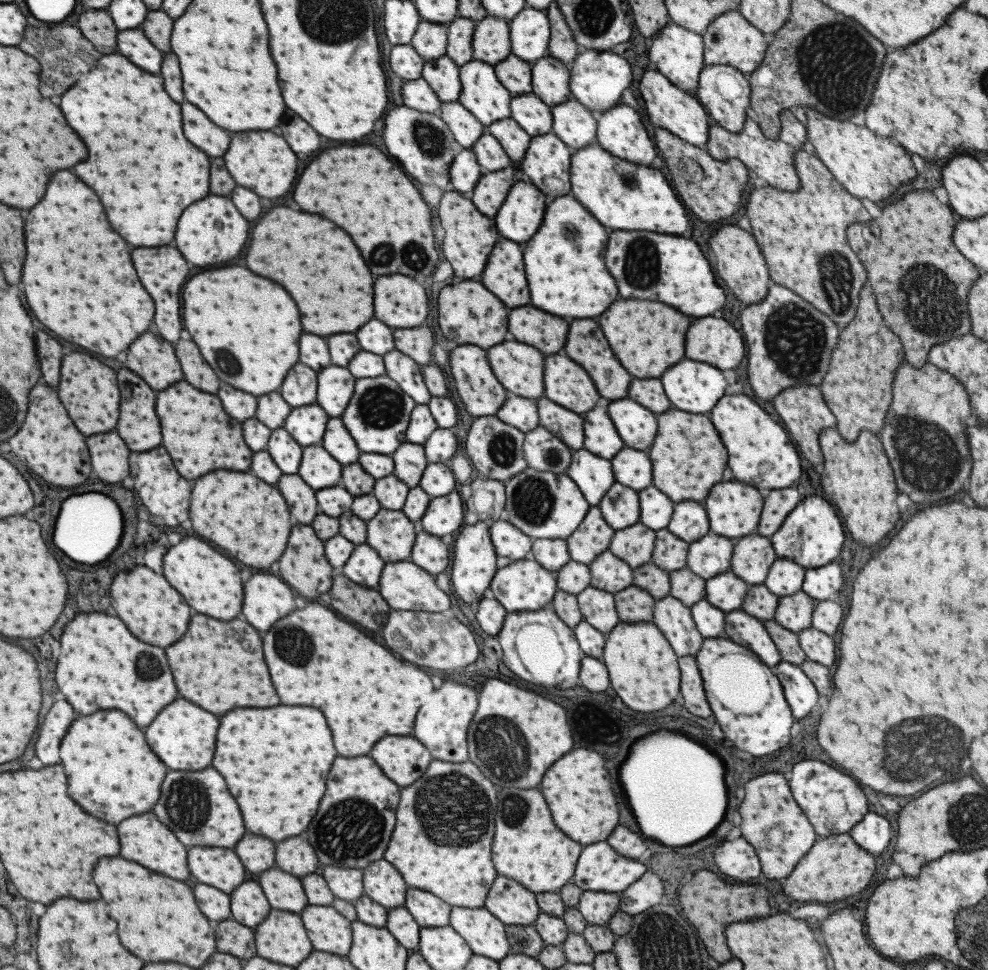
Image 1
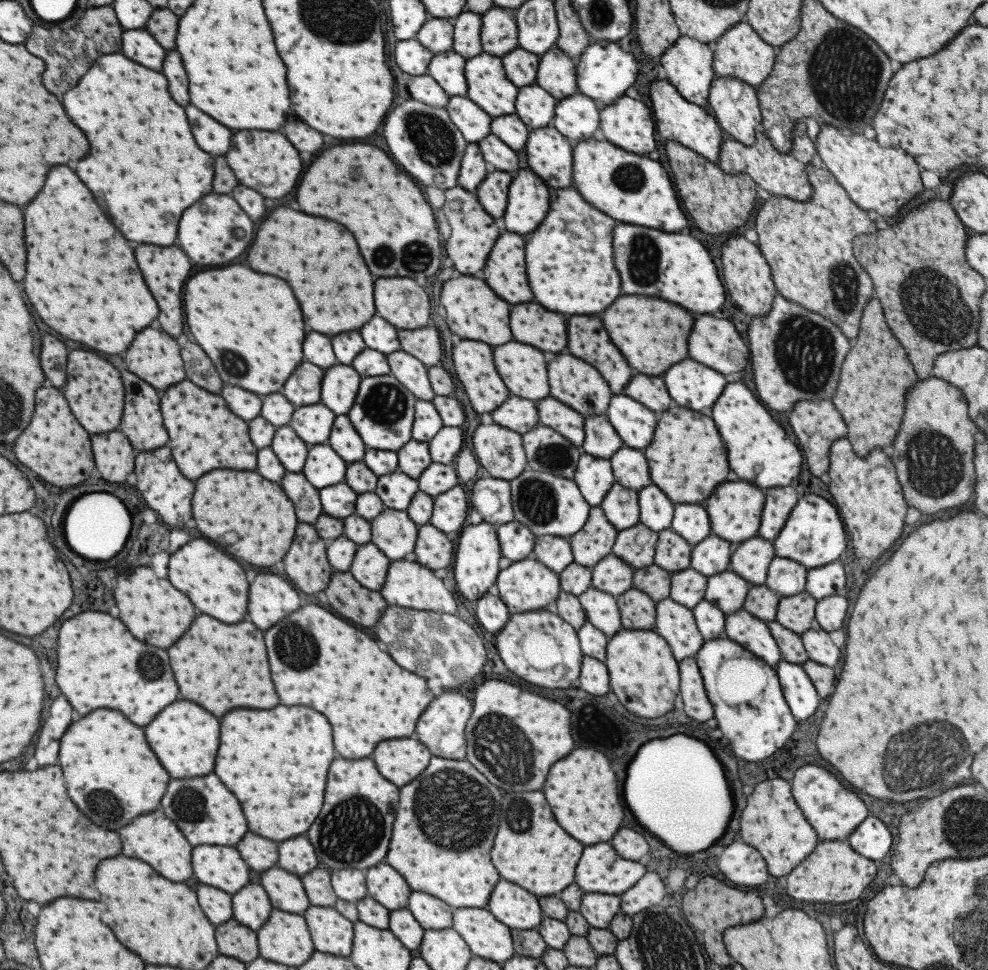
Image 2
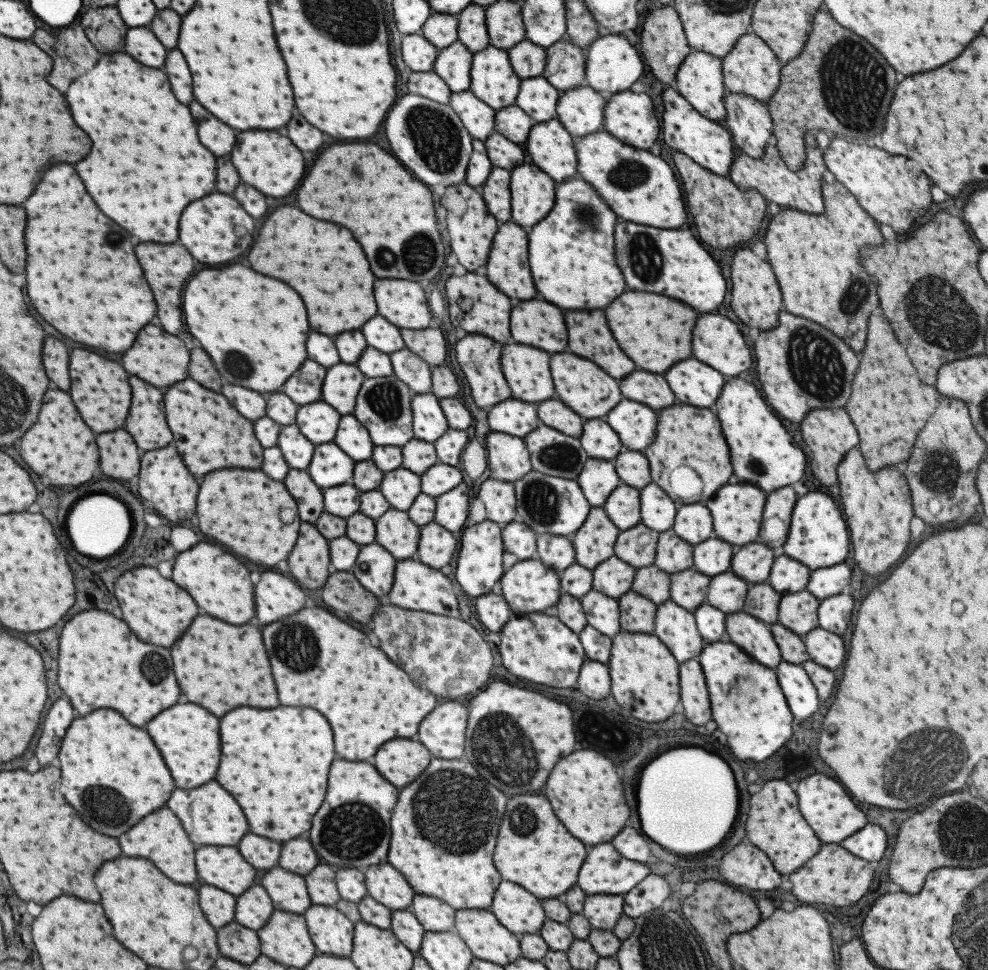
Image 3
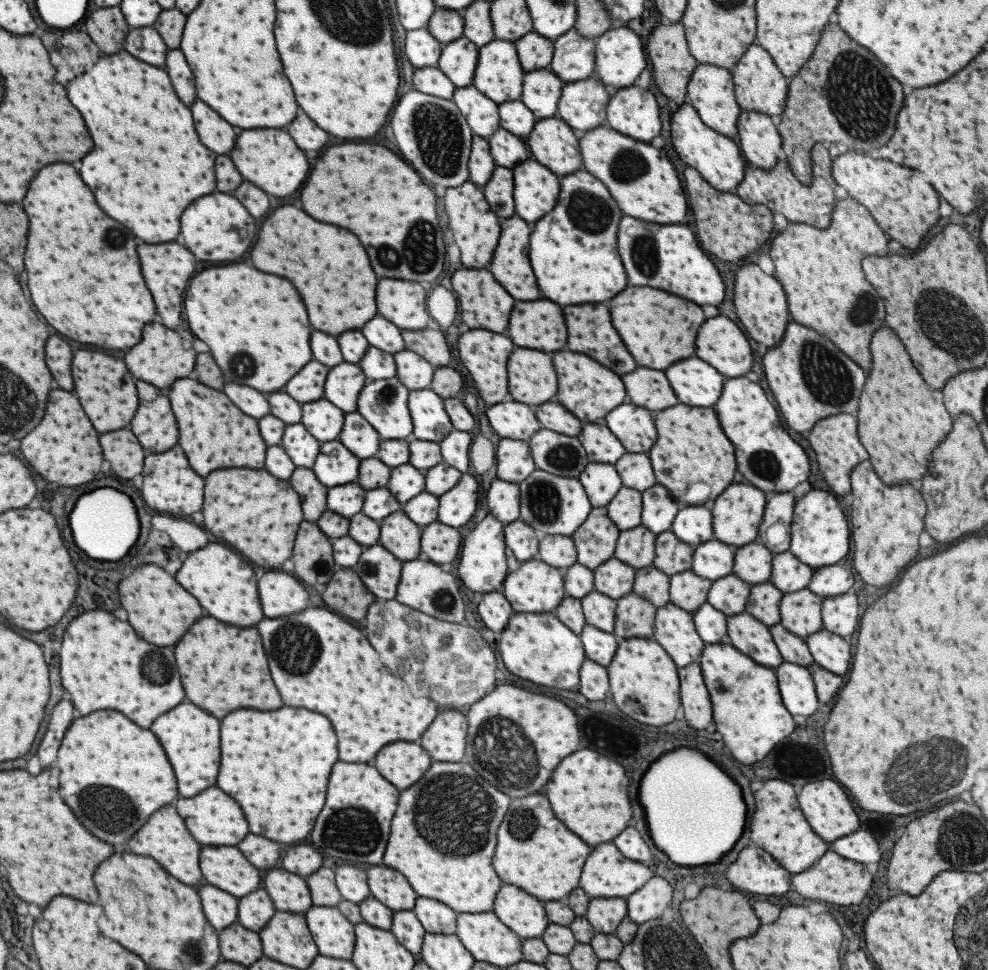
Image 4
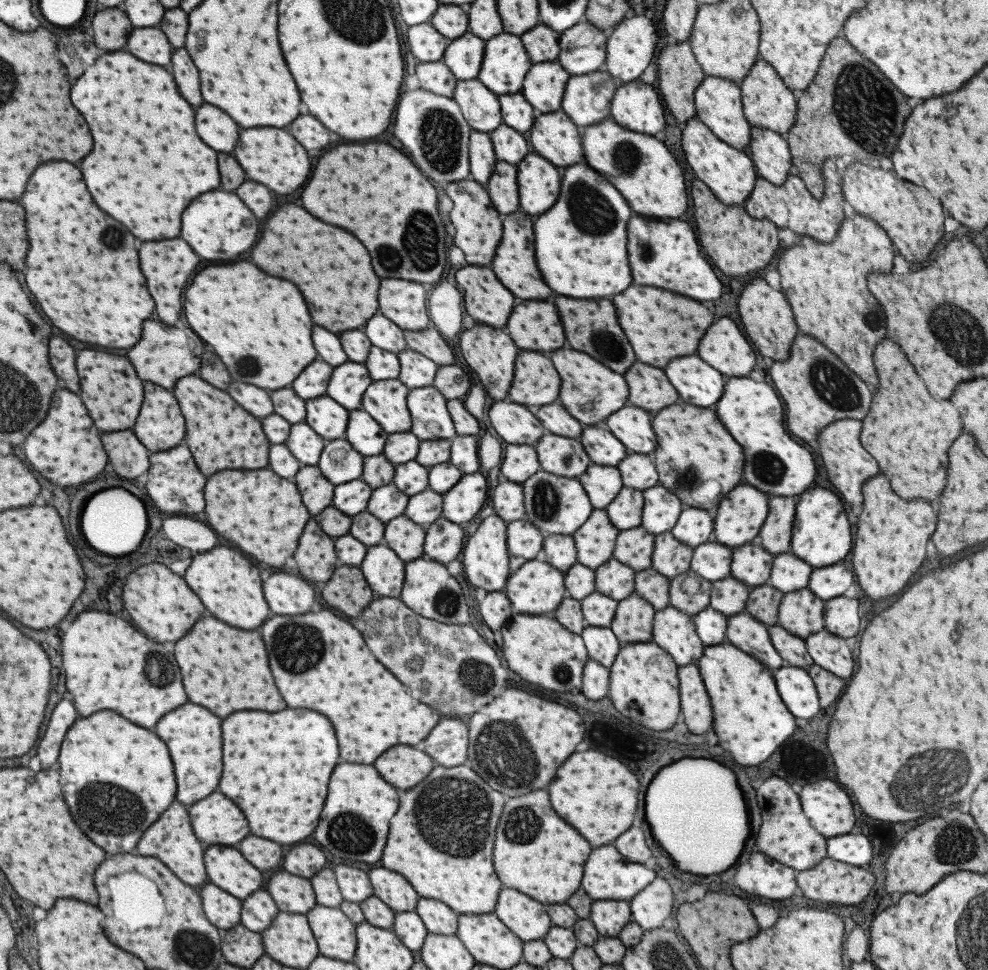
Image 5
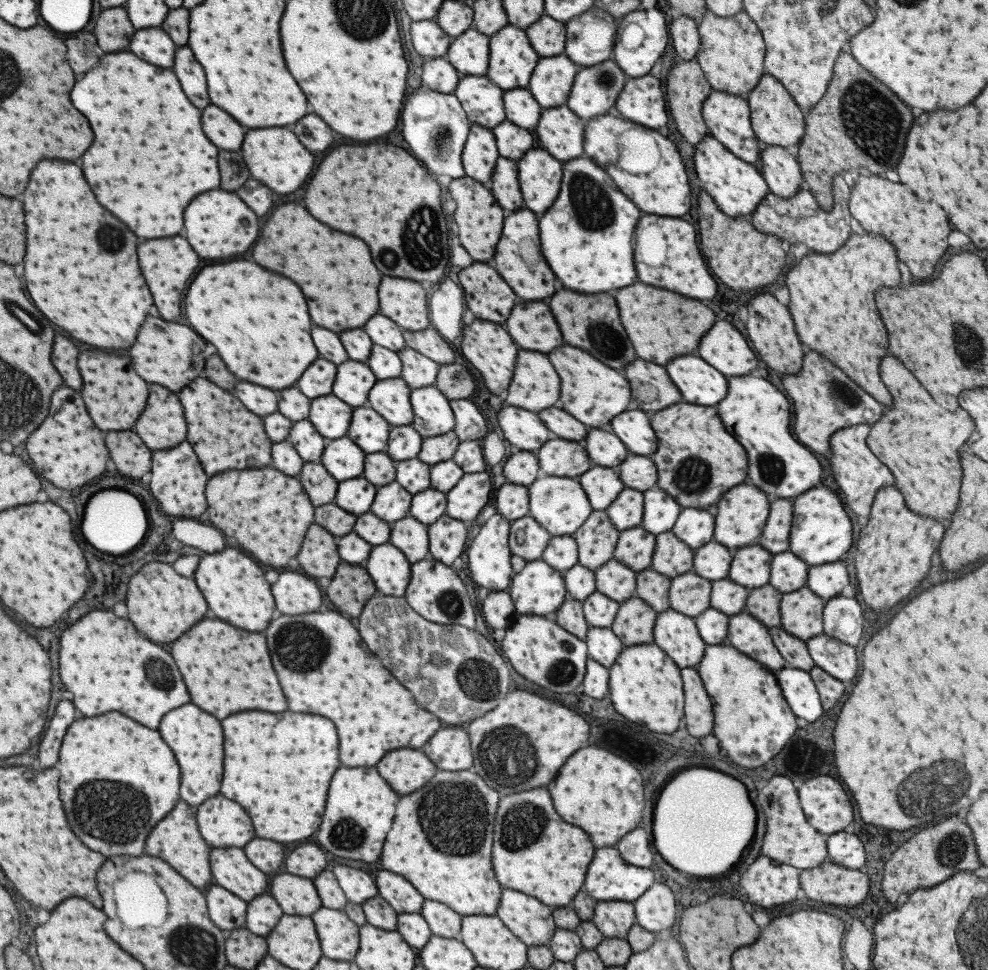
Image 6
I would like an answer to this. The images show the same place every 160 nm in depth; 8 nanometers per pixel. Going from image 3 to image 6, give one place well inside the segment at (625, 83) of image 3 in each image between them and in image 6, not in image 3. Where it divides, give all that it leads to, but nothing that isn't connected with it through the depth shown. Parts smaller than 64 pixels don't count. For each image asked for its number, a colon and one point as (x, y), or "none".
4: (619, 58)
5: (630, 44)
6: (641, 36)

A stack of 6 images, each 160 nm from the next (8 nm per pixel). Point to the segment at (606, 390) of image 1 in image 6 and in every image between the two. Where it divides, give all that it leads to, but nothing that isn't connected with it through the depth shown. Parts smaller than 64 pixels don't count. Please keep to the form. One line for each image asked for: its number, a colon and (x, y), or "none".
2: (586, 339)
3: (587, 334)
4: (589, 331)
5: (591, 326)
6: (589, 321)

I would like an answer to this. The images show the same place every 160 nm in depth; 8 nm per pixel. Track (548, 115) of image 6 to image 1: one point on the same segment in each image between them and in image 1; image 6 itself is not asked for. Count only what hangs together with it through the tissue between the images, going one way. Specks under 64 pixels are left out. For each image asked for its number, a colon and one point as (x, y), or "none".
1: (546, 160)
2: (548, 154)
3: (549, 145)
4: (551, 142)
5: (553, 136)

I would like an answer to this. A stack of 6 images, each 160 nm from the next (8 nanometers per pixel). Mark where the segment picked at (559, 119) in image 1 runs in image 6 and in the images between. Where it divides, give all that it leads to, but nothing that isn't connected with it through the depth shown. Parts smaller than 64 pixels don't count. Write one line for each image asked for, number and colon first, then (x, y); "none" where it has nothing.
2: (576, 117)
3: (580, 110)
4: (582, 104)
5: (586, 99)
6: (594, 89)

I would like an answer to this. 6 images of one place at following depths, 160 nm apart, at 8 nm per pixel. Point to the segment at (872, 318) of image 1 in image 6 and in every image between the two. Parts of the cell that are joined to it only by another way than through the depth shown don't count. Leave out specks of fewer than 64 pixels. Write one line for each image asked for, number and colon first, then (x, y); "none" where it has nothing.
2: (875, 374)
3: (889, 404)
4: (899, 431)
5: (908, 433)
6: (917, 440)

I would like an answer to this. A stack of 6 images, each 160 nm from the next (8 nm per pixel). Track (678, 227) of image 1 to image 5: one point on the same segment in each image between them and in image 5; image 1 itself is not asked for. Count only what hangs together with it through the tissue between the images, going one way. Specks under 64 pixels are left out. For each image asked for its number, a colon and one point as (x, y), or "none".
2: (604, 175)
3: (638, 186)
4: (641, 180)
5: (652, 184)

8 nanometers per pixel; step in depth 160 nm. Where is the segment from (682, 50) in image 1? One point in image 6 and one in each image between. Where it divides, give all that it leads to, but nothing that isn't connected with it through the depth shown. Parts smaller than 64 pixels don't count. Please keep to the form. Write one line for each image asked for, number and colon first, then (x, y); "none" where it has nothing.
2: (688, 63)
3: (699, 77)
4: (710, 91)
5: (717, 102)
6: (726, 116)

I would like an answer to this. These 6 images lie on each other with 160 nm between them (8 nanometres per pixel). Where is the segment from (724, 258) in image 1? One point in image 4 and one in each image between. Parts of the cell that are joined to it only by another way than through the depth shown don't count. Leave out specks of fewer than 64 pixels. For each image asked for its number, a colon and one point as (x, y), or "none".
2: (747, 278)
3: (755, 296)
4: (760, 303)

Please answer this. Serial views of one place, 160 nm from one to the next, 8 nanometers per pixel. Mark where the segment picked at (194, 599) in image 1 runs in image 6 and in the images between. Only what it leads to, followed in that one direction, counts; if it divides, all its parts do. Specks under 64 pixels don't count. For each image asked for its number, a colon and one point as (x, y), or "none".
2: (216, 585)
3: (220, 586)
4: (222, 582)
5: (228, 585)
6: (233, 586)

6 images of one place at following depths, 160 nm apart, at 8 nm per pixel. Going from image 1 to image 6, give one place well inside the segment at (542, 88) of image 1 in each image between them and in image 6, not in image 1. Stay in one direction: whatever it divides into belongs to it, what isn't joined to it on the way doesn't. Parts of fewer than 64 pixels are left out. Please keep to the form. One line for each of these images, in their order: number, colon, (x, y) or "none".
2: (555, 73)
3: (564, 69)
4: (573, 58)
5: (582, 47)
6: (589, 37)

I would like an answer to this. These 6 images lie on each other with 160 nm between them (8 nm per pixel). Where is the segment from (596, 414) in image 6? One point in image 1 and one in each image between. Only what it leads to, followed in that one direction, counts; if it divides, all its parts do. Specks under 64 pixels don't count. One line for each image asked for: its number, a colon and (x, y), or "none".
1: (565, 383)
2: (573, 382)
3: (585, 388)
4: (584, 387)
5: (589, 392)

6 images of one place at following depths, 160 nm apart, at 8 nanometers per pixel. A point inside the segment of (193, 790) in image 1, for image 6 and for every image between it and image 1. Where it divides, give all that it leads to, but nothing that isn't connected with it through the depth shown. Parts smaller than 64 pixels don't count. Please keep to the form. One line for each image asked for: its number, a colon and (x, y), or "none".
2: (204, 810)
3: (210, 816)
4: (213, 818)
5: (215, 820)
6: (222, 823)

